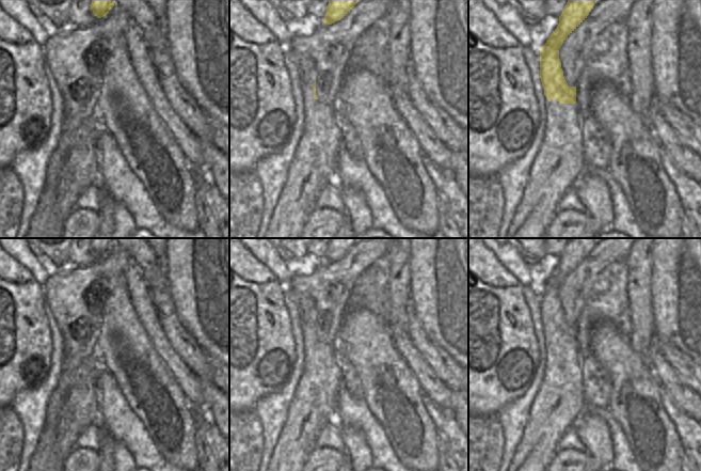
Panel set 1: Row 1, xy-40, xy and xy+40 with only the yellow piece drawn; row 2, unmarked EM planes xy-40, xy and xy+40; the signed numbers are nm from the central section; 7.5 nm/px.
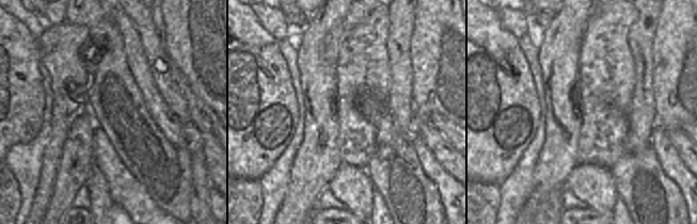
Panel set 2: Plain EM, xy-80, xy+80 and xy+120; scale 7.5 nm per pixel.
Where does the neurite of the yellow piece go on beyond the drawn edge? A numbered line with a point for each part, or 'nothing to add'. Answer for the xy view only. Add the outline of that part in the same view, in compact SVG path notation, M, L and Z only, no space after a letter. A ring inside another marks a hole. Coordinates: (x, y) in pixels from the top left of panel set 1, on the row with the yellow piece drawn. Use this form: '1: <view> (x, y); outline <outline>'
1: xy (314, 165); outline M310 59L301 62L300 77L305 126L264 238L301 238L322 188L337 169L339 115L333 106L314 98L316 66Z

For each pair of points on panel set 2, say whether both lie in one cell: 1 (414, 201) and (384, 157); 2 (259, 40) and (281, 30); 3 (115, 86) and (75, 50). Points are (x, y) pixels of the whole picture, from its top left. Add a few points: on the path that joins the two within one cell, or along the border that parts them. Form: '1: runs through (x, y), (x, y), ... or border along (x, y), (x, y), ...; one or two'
1: runs through (406, 190), (394, 168); one
2: border along (255, 15), (260, 25), (278, 42); two
3: border along (93, 44), (92, 59), (97, 65), (86, 92); two

